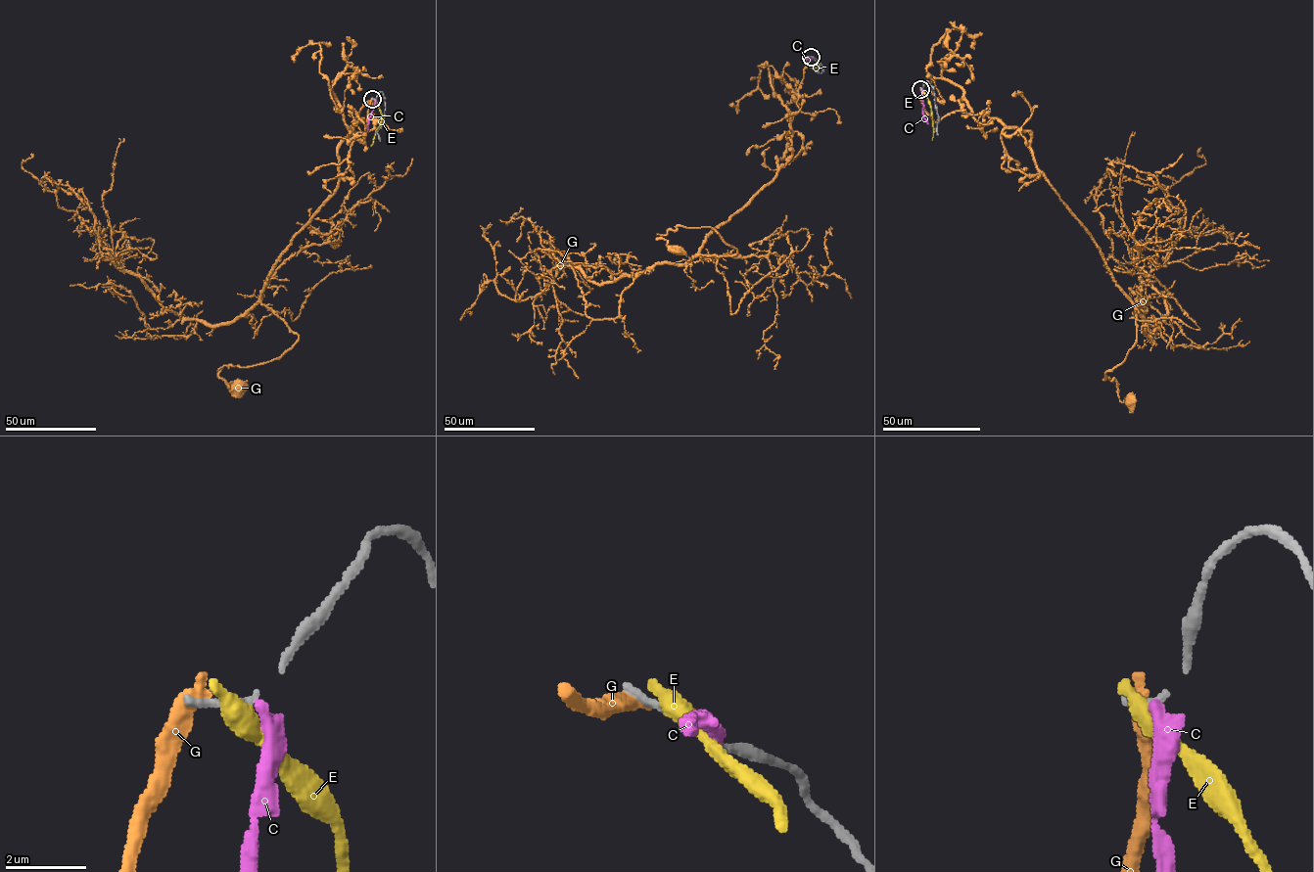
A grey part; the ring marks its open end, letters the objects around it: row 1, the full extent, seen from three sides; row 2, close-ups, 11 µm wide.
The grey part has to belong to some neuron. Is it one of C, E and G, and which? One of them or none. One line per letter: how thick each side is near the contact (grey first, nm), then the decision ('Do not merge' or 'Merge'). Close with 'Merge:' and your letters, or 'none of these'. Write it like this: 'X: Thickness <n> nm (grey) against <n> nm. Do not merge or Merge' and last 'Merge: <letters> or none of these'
C: Thickness 150 nm (grey) against 360 nm. Do not merge
E: Thickness 260 nm (grey) against 650 nm. Do not merge
G: Thickness 220 nm (grey) against 480 nm. Do not merge
Merge: none of these

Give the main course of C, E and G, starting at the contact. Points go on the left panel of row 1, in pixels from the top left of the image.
C: (375, 99), (367, 131)
E: (374, 99), (382, 115), (370, 146)
G: (372, 99), (367, 126), (340, 144), (338, 188), (261, 293), (299, 339), (224, 365), (238, 388)

